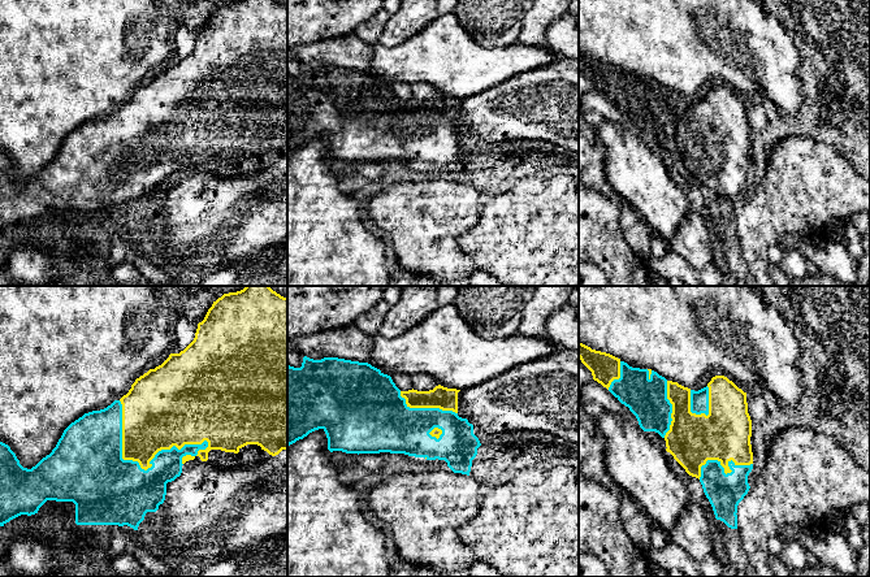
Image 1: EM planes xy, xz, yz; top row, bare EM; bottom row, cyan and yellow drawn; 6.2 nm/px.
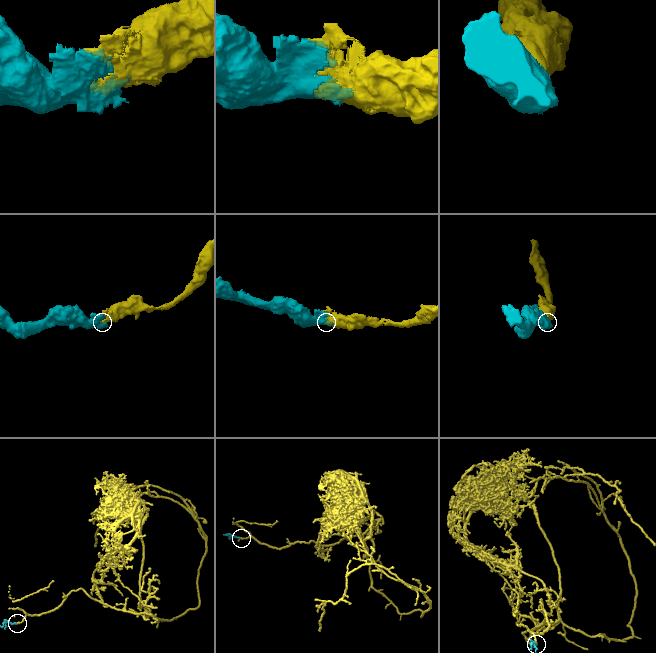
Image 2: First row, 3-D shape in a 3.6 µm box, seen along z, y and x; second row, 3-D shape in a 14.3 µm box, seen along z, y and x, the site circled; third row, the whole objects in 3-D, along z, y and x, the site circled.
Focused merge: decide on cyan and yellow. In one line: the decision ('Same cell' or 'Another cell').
Same cell

